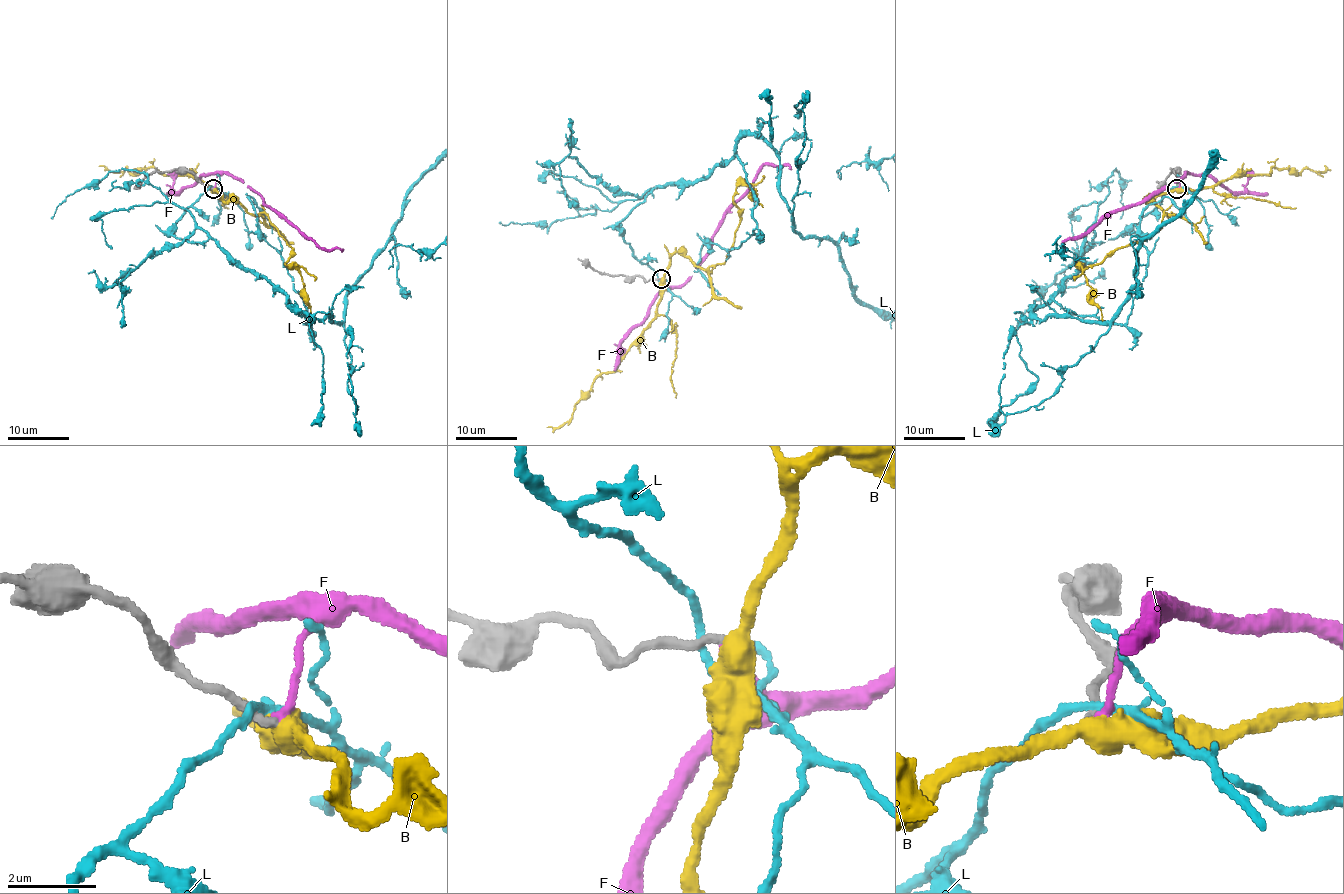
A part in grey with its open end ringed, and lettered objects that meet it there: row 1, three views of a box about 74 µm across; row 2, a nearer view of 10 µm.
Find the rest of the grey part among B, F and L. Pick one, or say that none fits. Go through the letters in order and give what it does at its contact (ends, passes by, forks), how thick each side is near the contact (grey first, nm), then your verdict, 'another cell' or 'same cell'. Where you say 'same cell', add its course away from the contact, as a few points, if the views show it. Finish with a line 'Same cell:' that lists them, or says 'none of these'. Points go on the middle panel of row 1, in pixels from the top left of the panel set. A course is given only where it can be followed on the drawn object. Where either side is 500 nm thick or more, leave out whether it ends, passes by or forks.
B: it passes by | 190/480 nm | another cell
F: it ends | 190/180 nm | same cell
L: it passes by | 240/180 nm | another cell
Same cell: F

